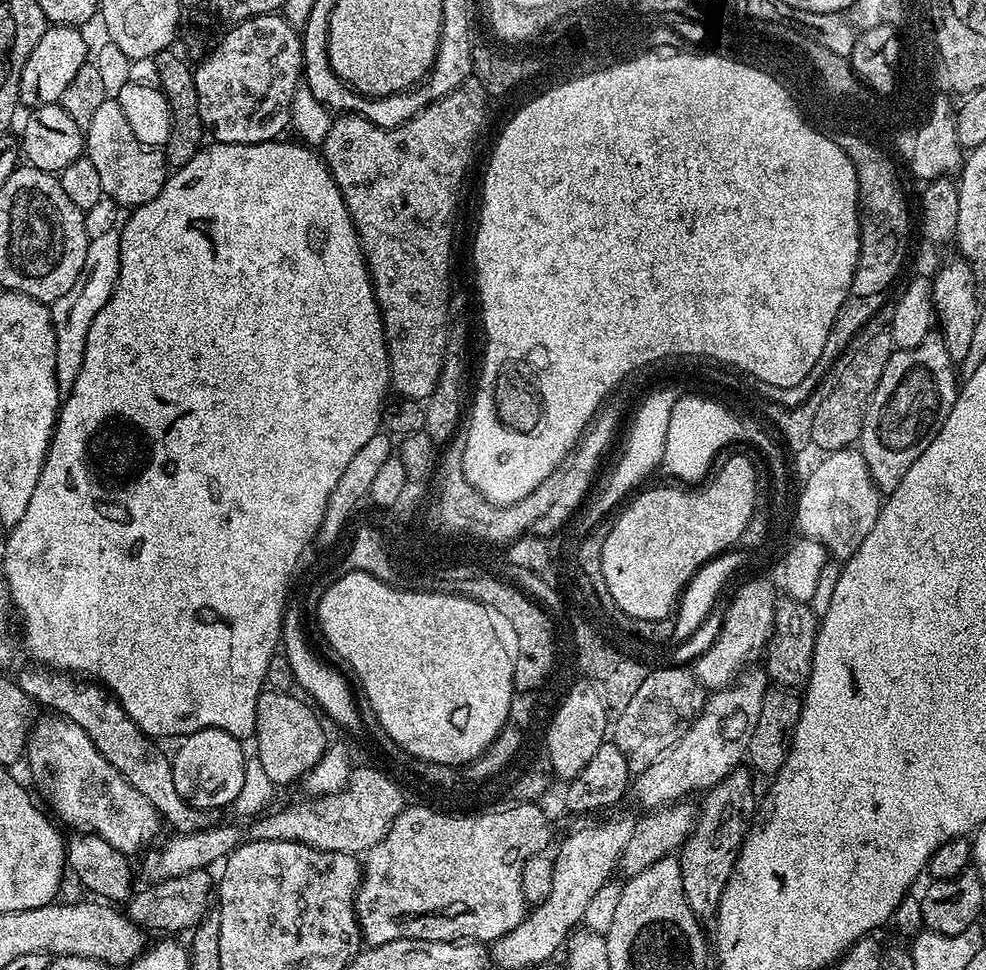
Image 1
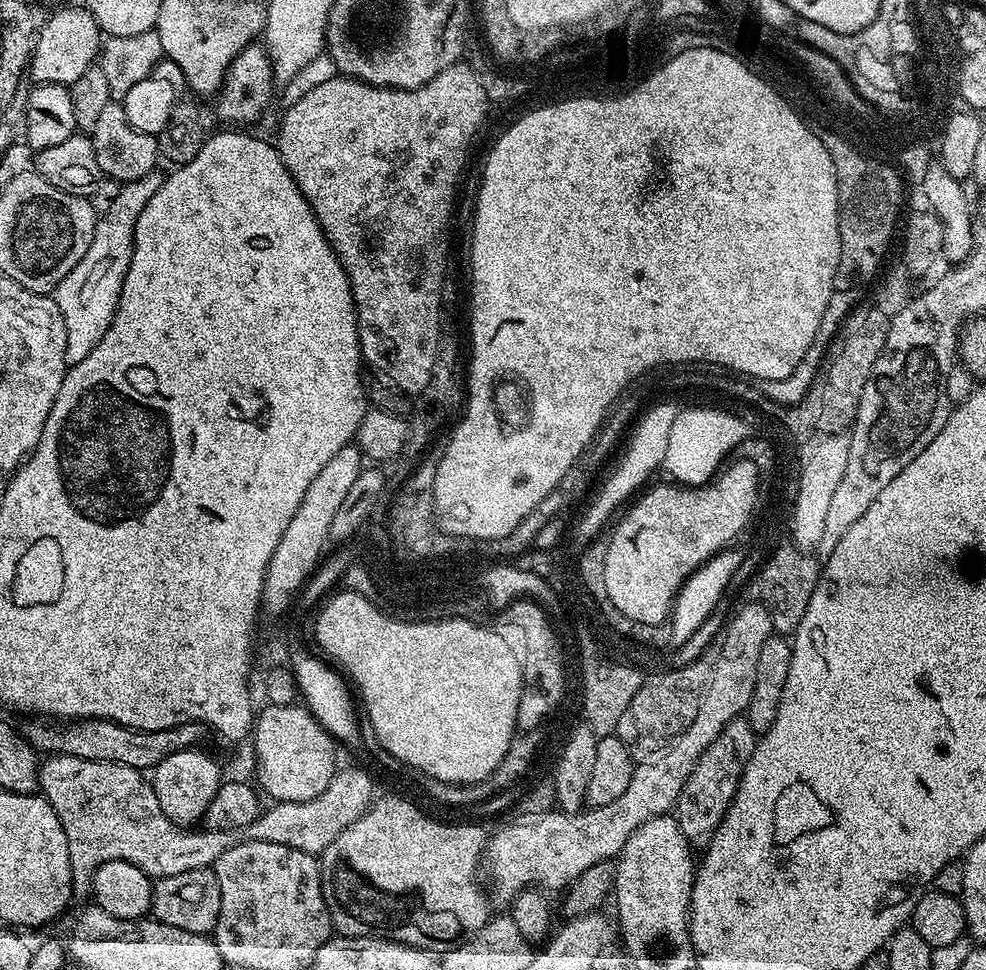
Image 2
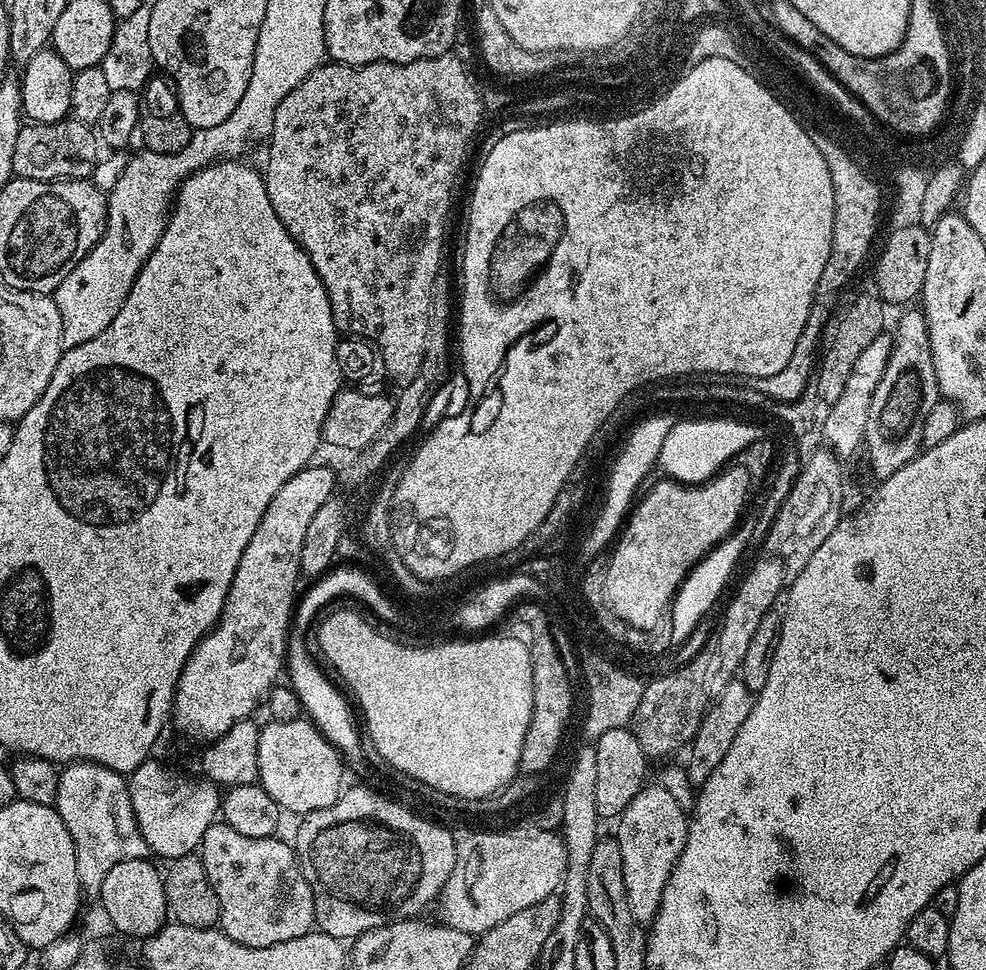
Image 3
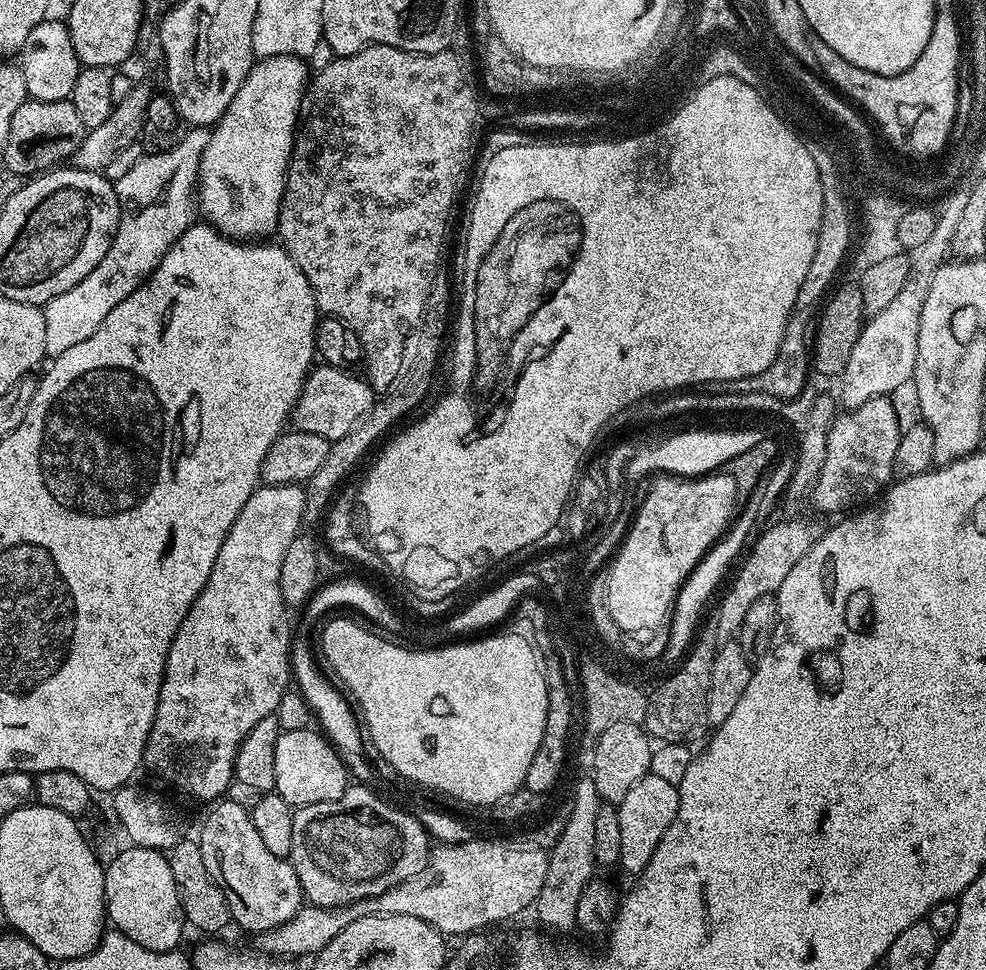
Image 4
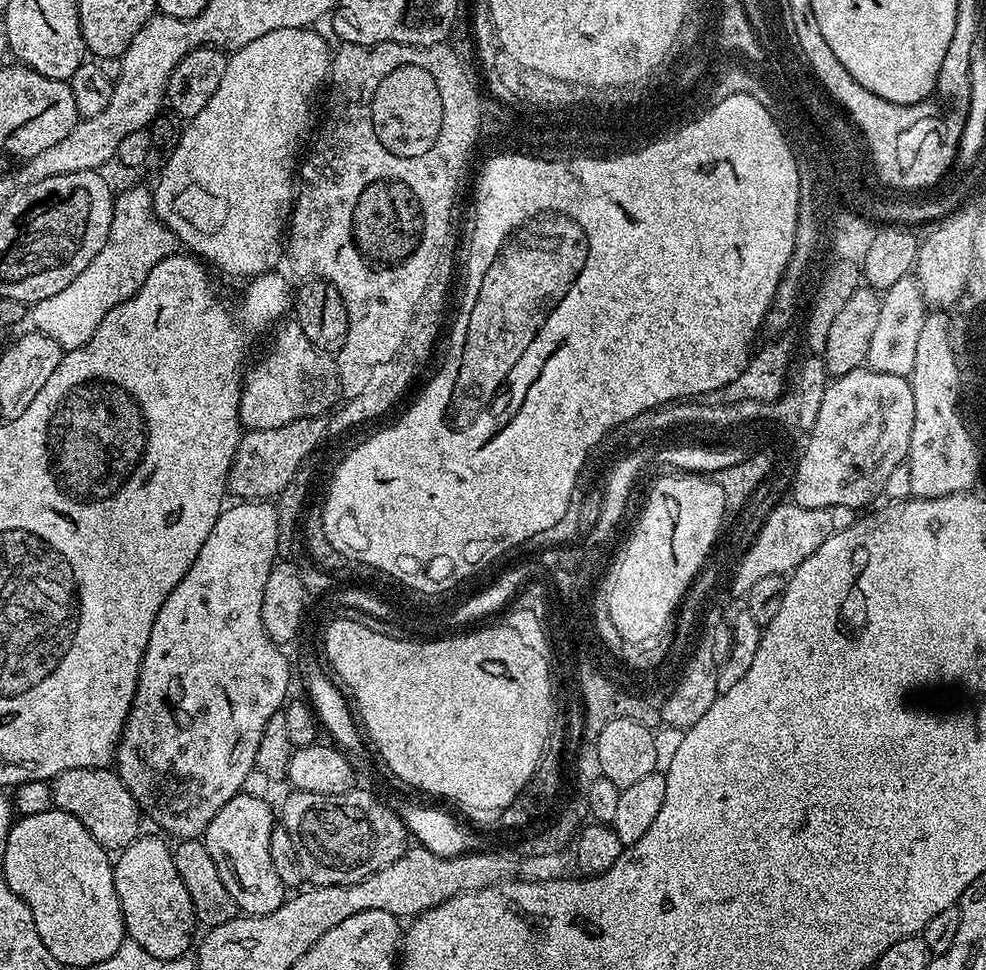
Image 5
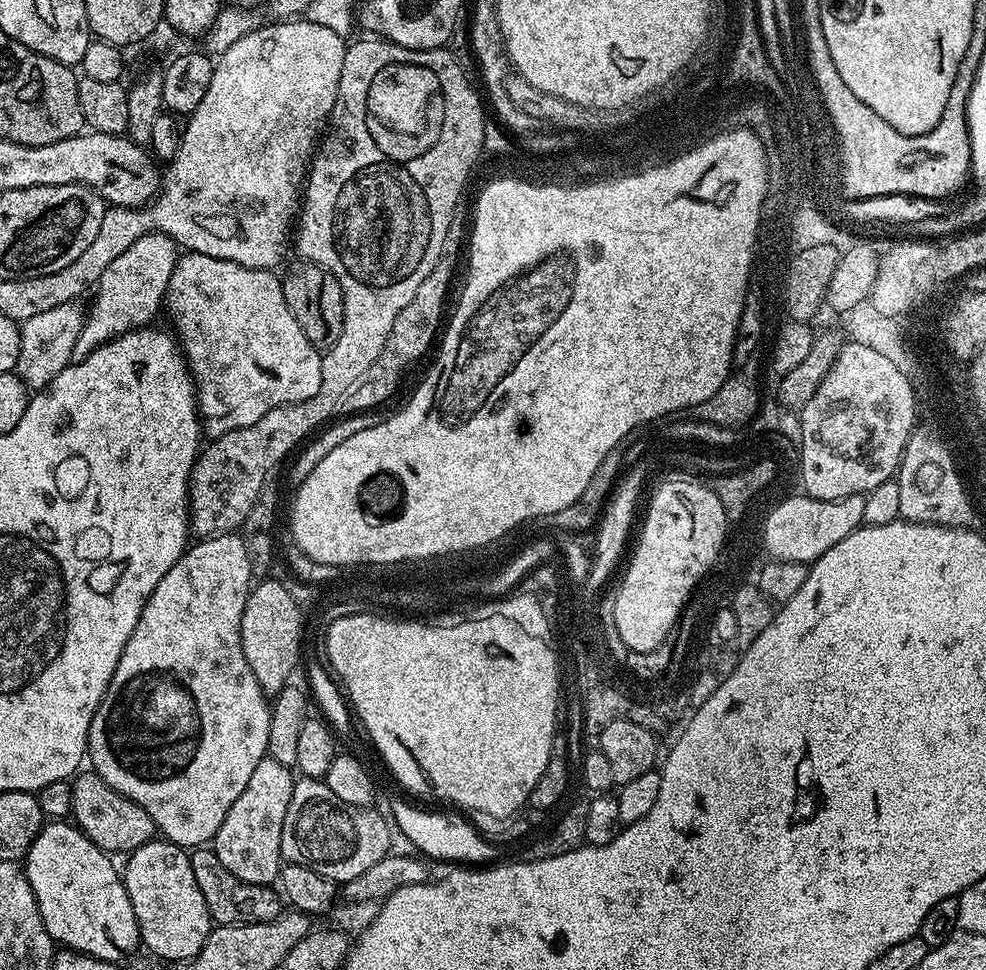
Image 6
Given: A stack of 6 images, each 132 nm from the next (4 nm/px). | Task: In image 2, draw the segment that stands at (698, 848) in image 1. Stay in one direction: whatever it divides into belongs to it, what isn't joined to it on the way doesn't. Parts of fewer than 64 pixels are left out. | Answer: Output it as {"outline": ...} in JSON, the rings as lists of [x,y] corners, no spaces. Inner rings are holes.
{"outline":[[[737,718],[724,727],[722,734],[706,746],[702,758],[698,758],[674,809],[678,826],[689,844],[706,846],[714,838],[738,790],[744,768],[754,754],[757,739],[758,733],[749,726],[747,719]]]}

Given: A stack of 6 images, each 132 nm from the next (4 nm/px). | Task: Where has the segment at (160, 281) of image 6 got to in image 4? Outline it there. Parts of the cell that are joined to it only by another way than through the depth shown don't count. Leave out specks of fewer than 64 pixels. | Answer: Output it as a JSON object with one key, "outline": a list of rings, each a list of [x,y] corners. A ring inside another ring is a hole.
{"outline":[[[189,127],[181,135],[178,146],[174,146],[164,153],[144,154],[122,178],[114,181],[116,196],[120,199],[120,221],[116,227],[114,238],[110,242],[110,250],[106,250],[106,258],[102,258],[102,262],[98,262],[98,266],[94,266],[94,270],[90,270],[90,274],[86,274],[86,278],[82,278],[82,282],[78,282],[78,286],[70,286],[70,290],[66,290],[66,294],[58,294],[58,298],[50,298],[50,302],[42,305],[46,322],[45,357],[61,356],[66,354],[66,350],[70,350],[70,346],[74,346],[78,342],[86,342],[86,338],[90,338],[90,334],[94,334],[94,330],[98,330],[98,326],[102,326],[106,314],[110,314],[110,310],[114,310],[114,306],[118,306],[118,302],[130,298],[130,294],[134,294],[134,290],[138,290],[138,286],[152,275],[152,271],[159,266],[165,254],[176,244],[176,240],[182,238],[184,231],[192,227],[194,223],[194,217],[192,217],[192,212],[194,216],[194,193],[198,187],[200,159],[202,150],[206,150],[209,135],[208,128]]]}

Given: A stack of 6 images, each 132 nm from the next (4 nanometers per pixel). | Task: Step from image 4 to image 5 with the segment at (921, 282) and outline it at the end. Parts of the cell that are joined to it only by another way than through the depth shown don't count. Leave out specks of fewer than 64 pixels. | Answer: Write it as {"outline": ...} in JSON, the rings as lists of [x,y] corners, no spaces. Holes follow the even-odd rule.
{"outline":[[[911,275],[898,278],[894,286],[883,289],[878,326],[874,326],[874,338],[870,338],[867,367],[882,374],[911,377],[914,354],[918,354],[918,334],[922,334],[925,315],[924,296],[920,293],[920,285]]]}

